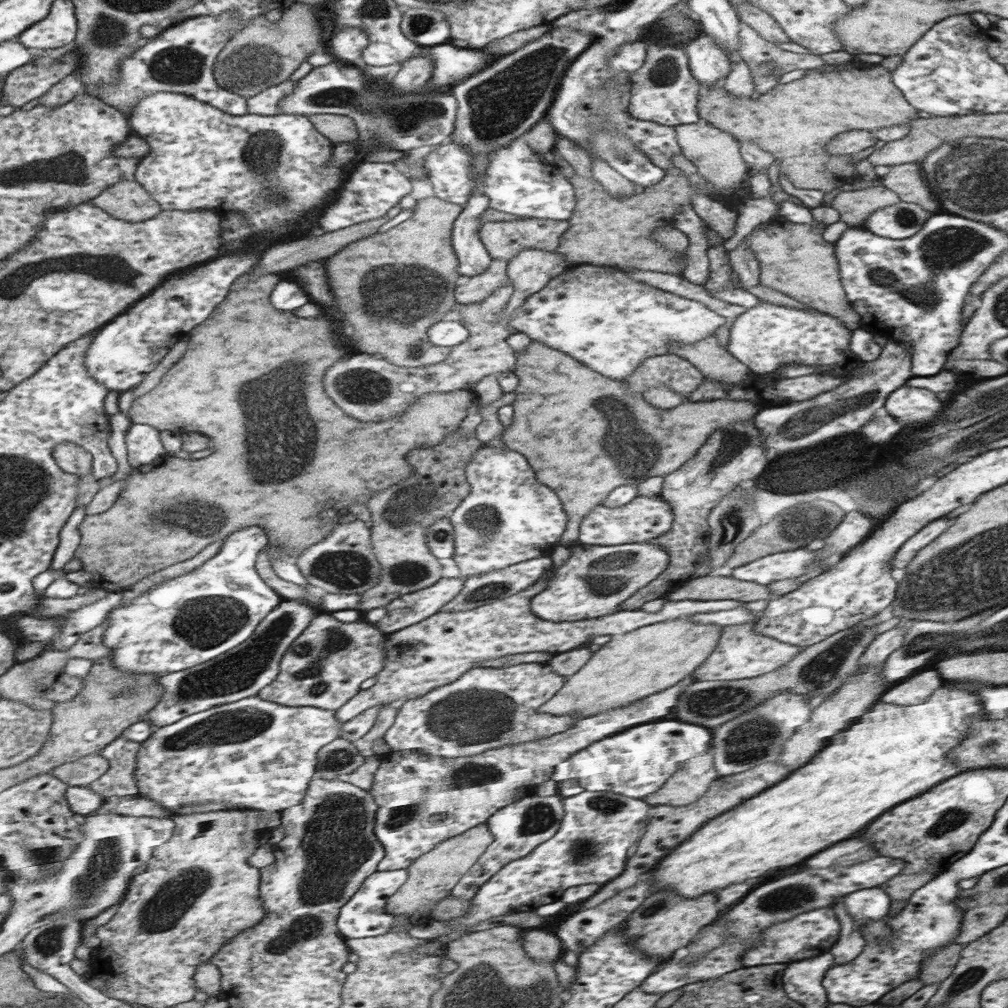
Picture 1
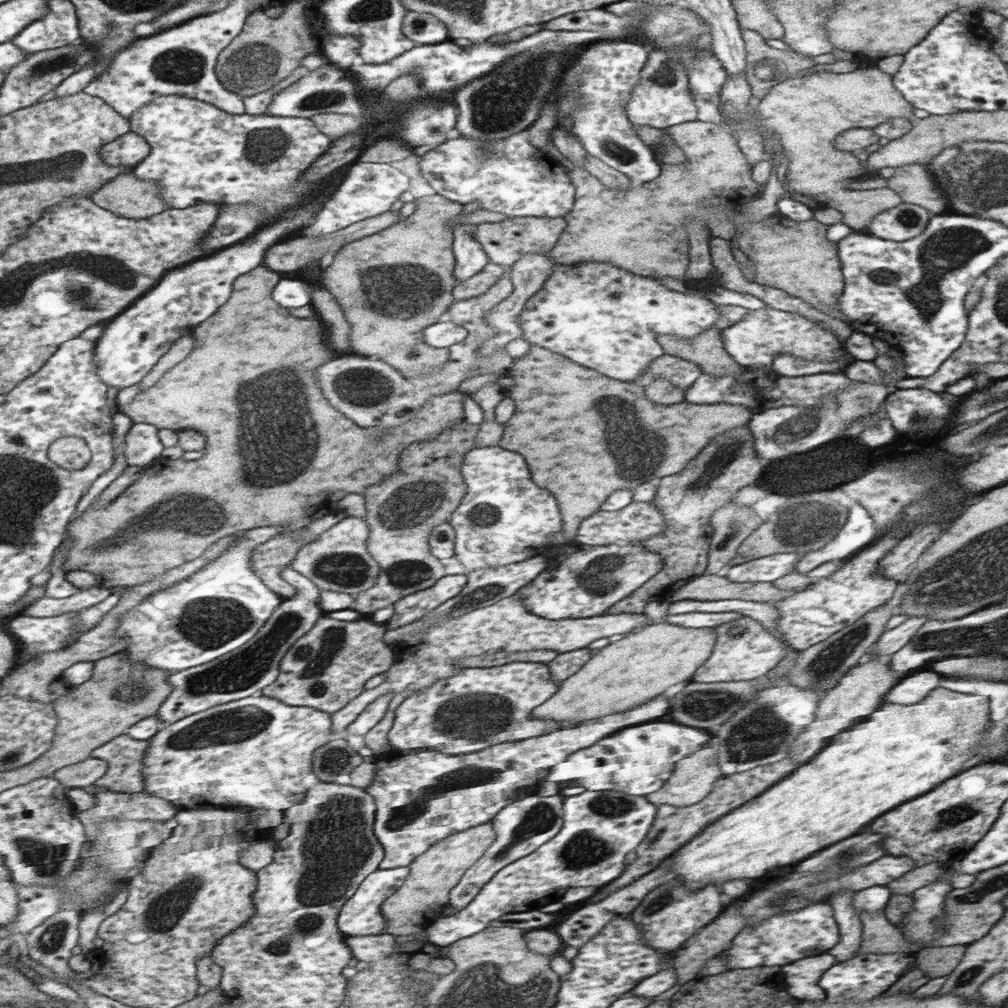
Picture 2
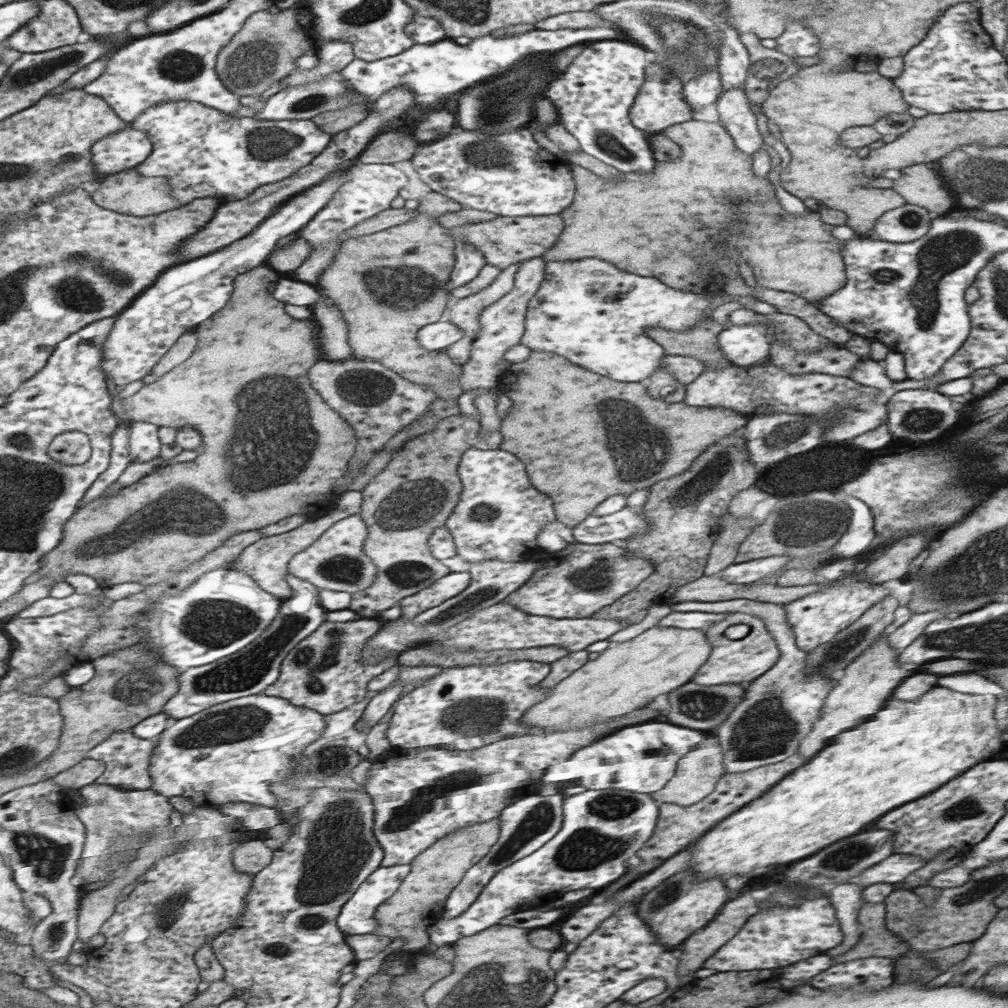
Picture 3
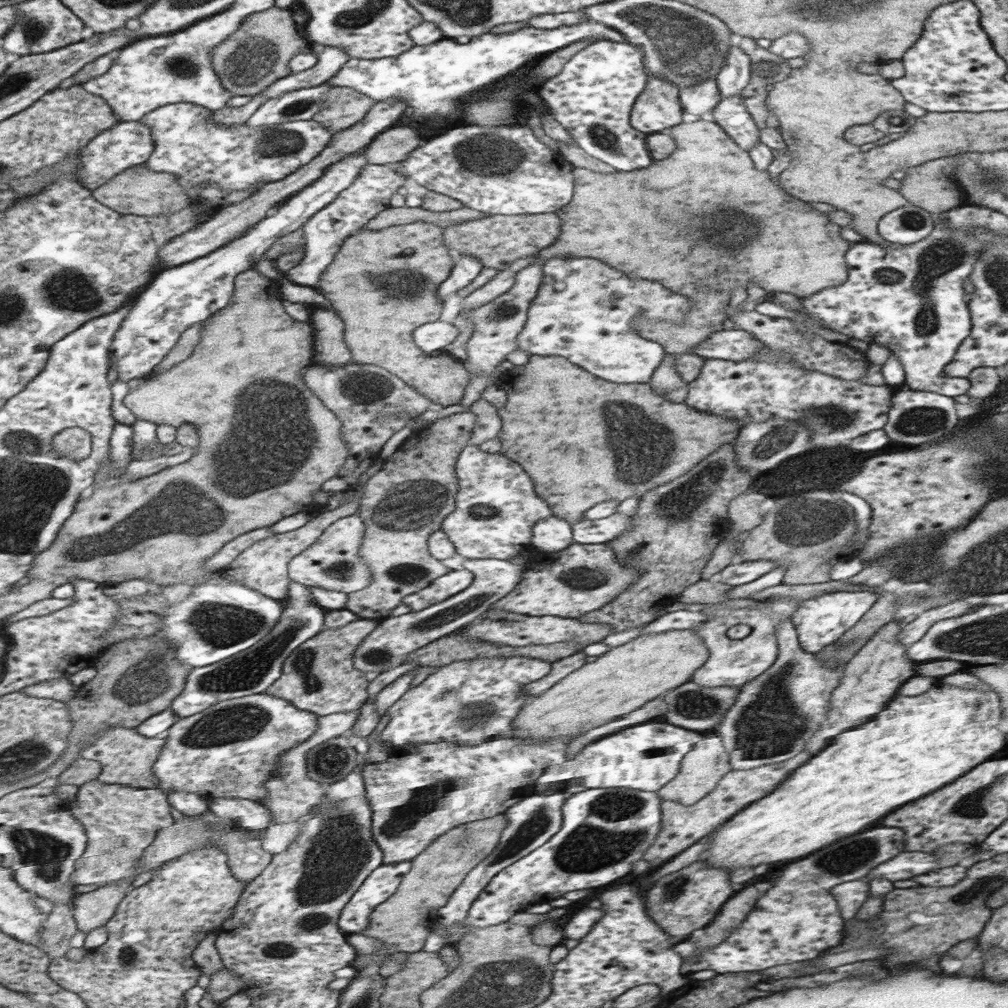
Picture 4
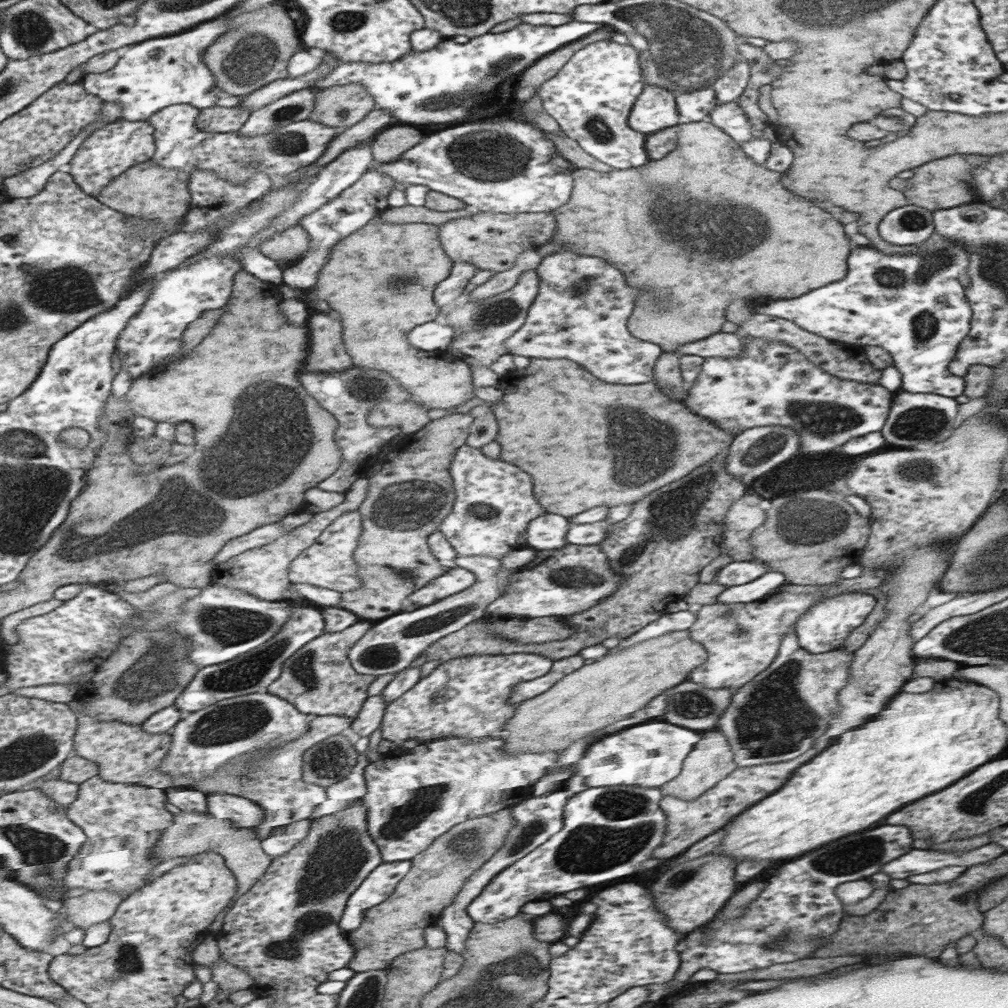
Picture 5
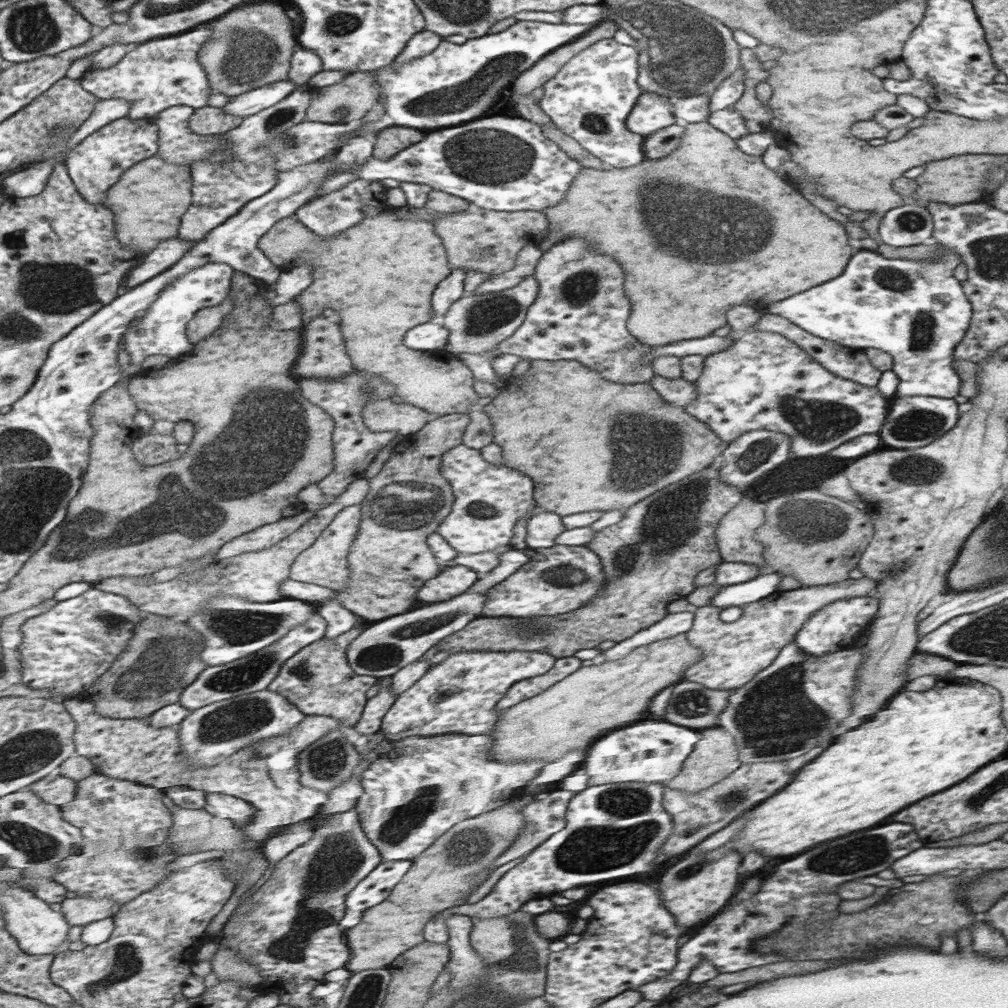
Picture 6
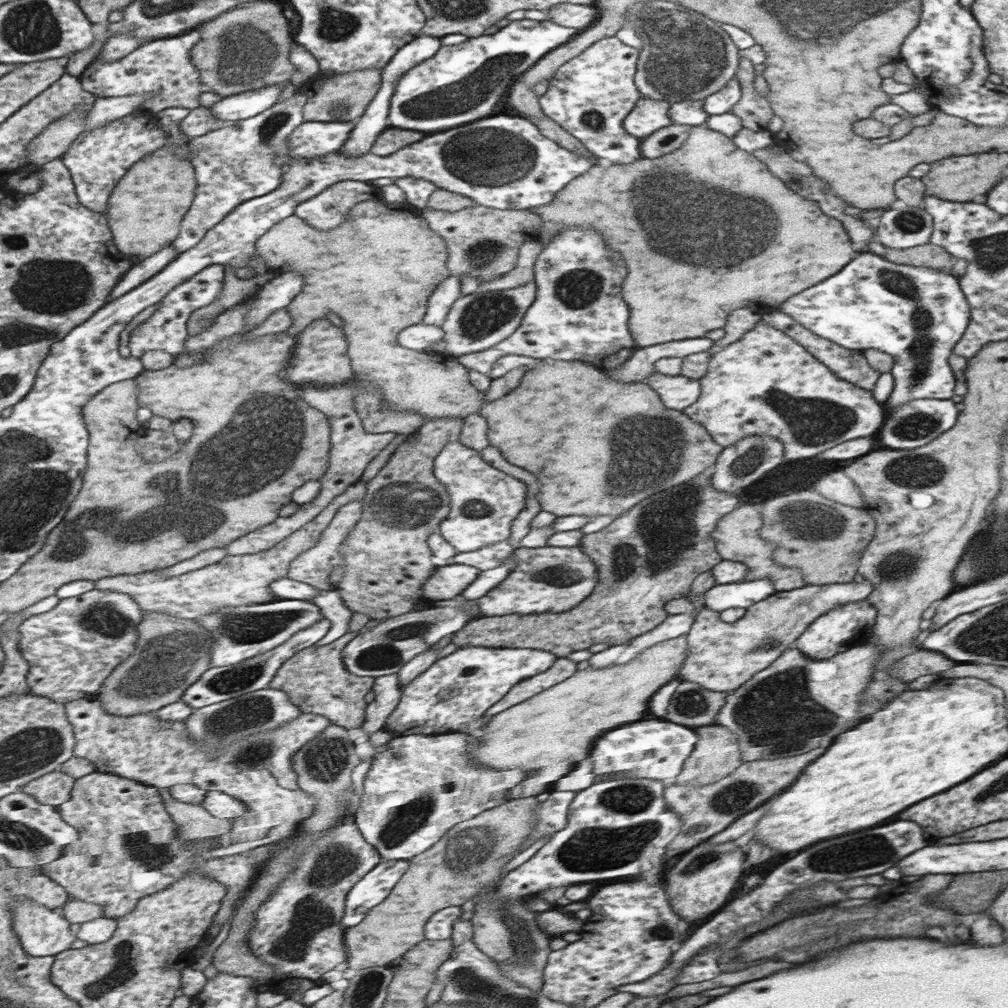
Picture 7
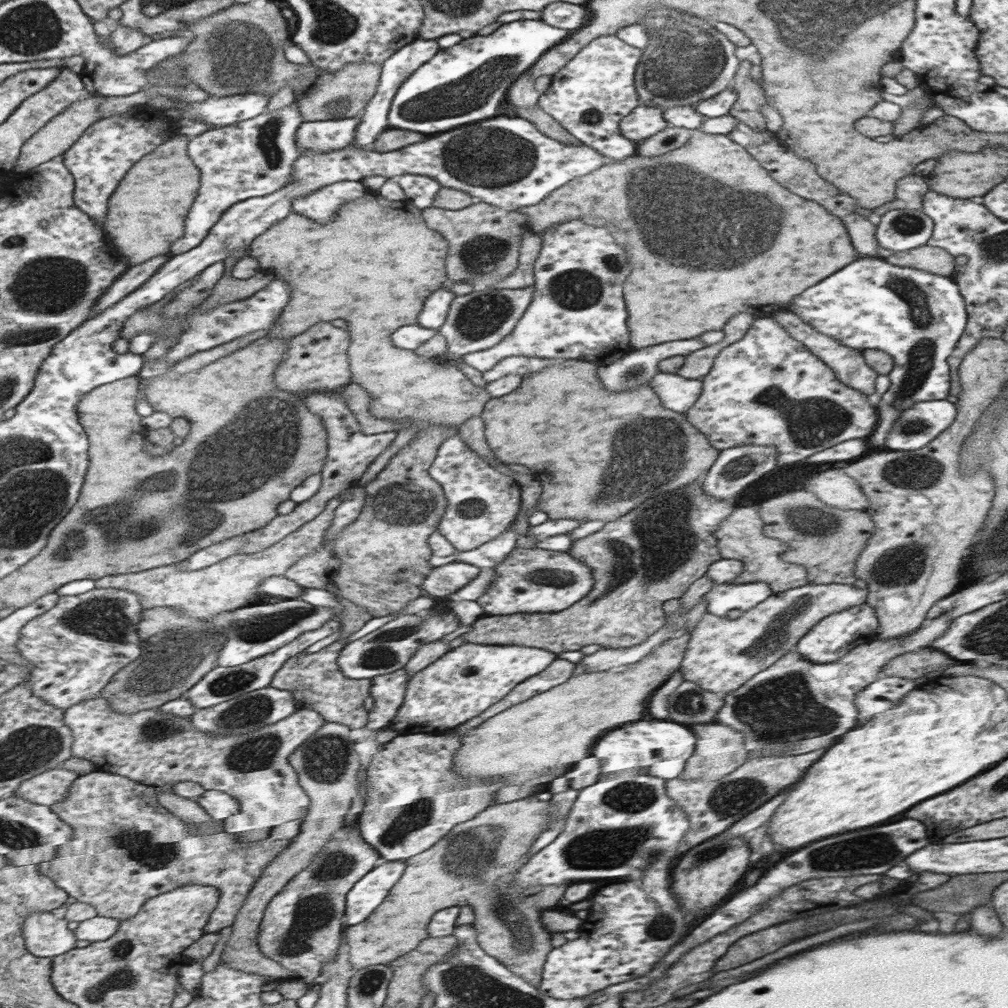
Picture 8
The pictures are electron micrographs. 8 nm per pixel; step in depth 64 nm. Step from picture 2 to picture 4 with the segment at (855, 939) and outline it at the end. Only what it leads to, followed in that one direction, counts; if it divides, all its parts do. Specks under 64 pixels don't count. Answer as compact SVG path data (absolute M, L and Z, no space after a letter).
M851 880L837 884L829 890L839 907L839 915L842 922L847 922L848 917L853 916L857 908L869 897L868 884L858 880Z

